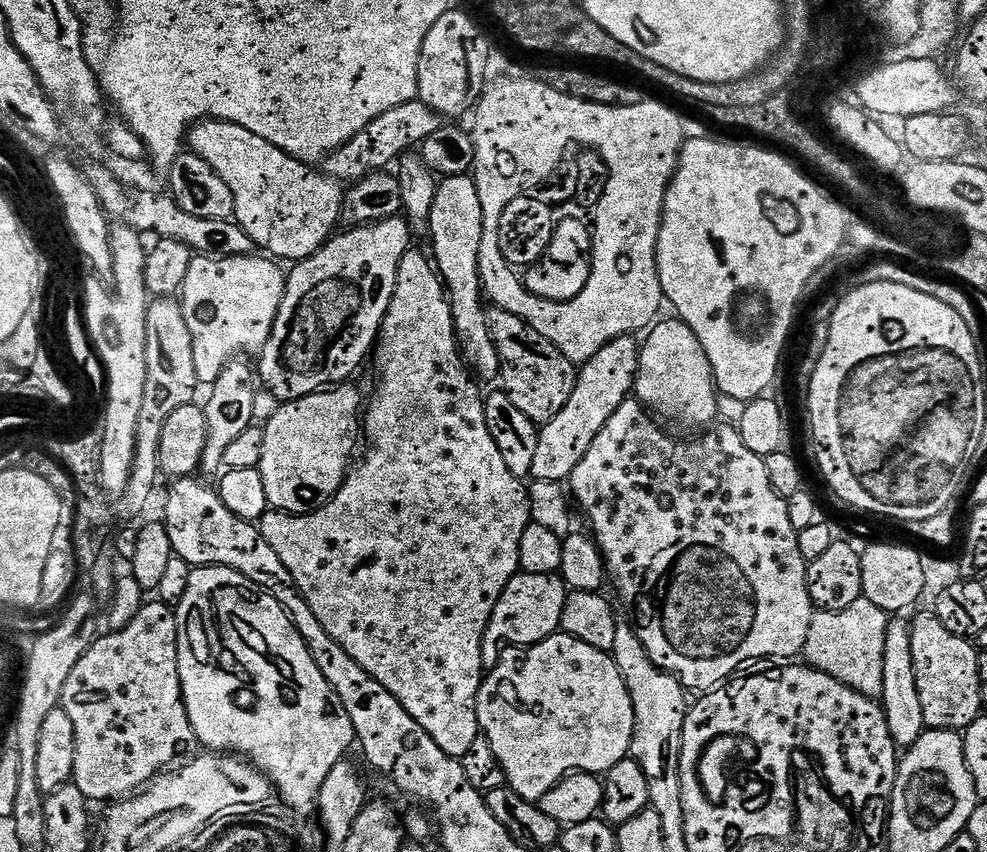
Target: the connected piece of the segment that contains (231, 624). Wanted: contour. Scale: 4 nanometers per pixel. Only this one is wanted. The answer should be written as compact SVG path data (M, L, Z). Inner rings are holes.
M193 567L190 574L190 582L186 586L186 594L182 594L180 603L175 605L176 621L178 622L178 670L180 671L180 681L182 682L182 694L184 695L184 705L186 714L190 718L190 726L194 726L194 734L201 745L204 744L209 753L212 754L235 754L241 758L247 758L257 770L264 773L264 777L274 786L277 797L281 796L283 803L292 812L313 811L314 805L320 799L320 791L326 782L326 774L338 766L340 760L349 755L348 747L357 743L354 722L350 722L350 714L346 714L346 706L334 694L330 682L318 670L318 662L310 658L310 650L306 650L306 642L298 634L298 630L290 622L286 610L270 598L268 592L263 592L257 584L250 582L242 574L238 574L229 568L198 568Z

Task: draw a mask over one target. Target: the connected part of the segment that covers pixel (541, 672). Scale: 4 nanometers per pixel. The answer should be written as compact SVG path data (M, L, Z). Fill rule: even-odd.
M557 631L554 636L547 636L542 642L531 645L525 651L523 648L505 647L500 653L500 661L480 682L480 693L476 699L476 713L480 723L480 731L489 740L502 770L505 772L507 787L513 788L523 800L538 802L558 782L562 782L574 772L590 772L607 774L618 762L622 762L632 750L632 735L634 734L634 706L630 702L630 690L626 690L626 682L618 670L616 661L609 653L594 650L594 646L586 646L586 642L578 642L578 638L567 636Z

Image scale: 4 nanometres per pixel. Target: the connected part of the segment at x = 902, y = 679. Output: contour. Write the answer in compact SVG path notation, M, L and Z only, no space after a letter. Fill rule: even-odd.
M892 618L888 621L882 674L882 703L886 714L886 726L890 726L890 734L897 749L912 748L926 729L922 718L922 698L918 698L918 678L914 674L912 629L909 621L904 621L904 618Z

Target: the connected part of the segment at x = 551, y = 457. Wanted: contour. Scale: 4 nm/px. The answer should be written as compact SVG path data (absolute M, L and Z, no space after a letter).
M635 335L611 340L594 356L587 360L576 373L574 394L570 402L549 424L539 429L538 446L534 450L534 466L531 479L552 482L559 485L574 474L578 462L586 458L586 450L594 443L594 438L610 422L610 414L622 406L622 402L633 395L636 375L640 365L640 344Z

